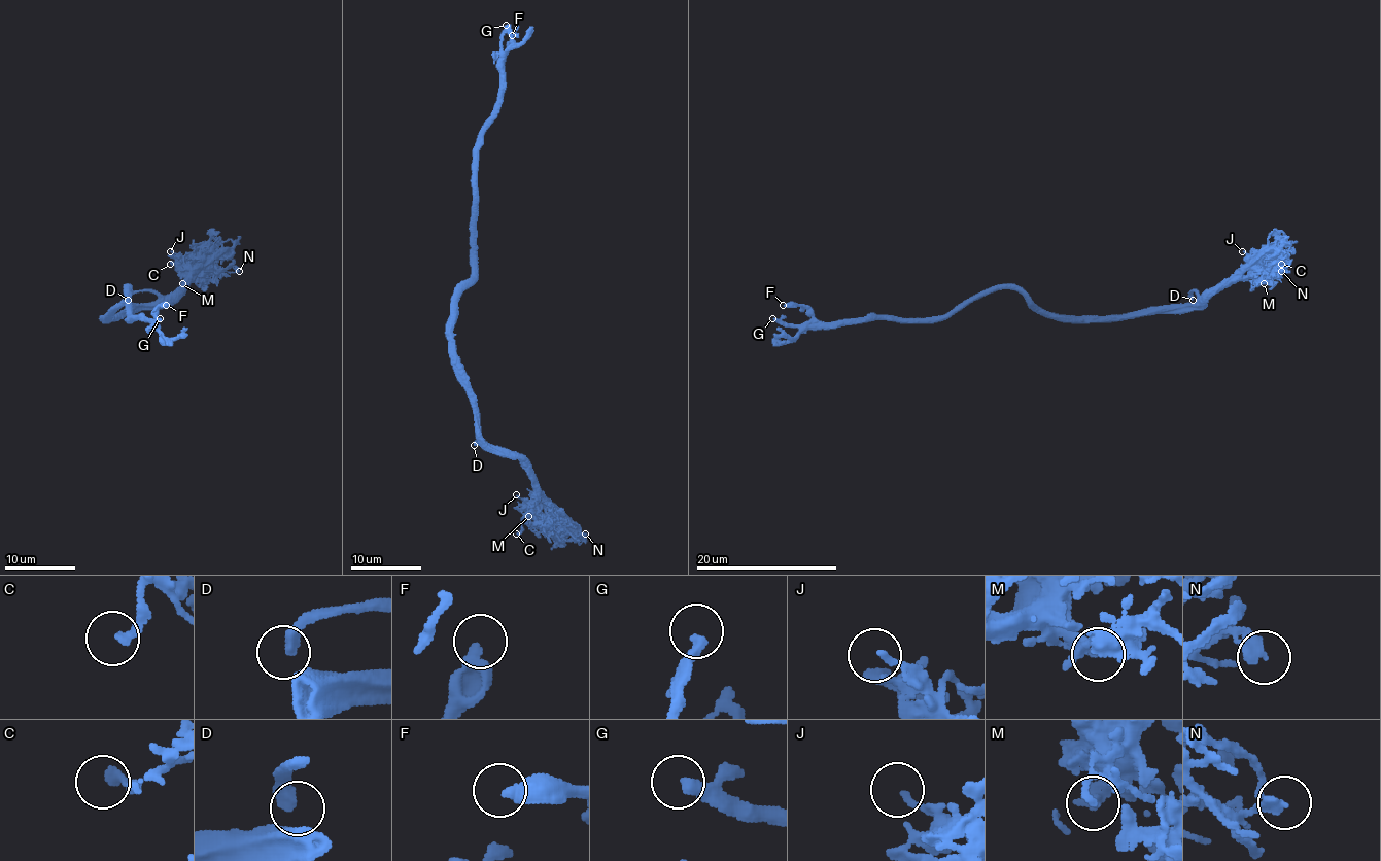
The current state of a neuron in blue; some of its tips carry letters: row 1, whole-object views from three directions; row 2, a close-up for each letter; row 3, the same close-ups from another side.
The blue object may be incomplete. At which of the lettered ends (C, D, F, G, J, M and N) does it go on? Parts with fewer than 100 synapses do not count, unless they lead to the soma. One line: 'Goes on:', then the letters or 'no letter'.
Goes on: D

